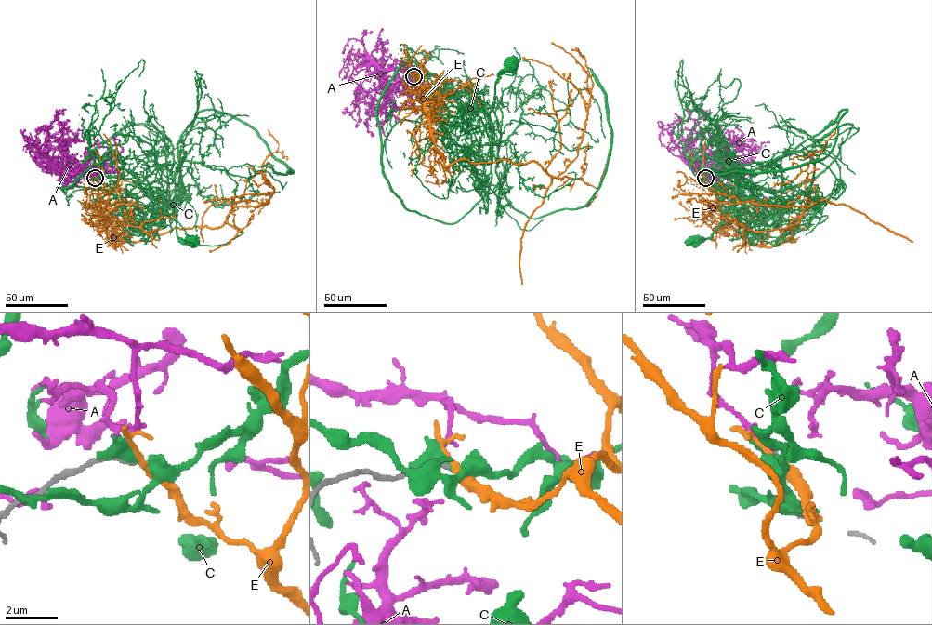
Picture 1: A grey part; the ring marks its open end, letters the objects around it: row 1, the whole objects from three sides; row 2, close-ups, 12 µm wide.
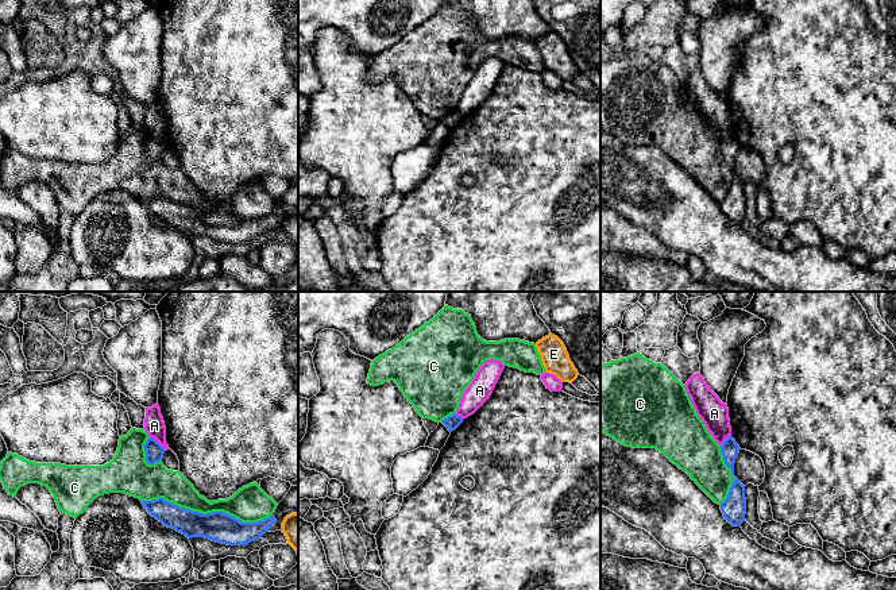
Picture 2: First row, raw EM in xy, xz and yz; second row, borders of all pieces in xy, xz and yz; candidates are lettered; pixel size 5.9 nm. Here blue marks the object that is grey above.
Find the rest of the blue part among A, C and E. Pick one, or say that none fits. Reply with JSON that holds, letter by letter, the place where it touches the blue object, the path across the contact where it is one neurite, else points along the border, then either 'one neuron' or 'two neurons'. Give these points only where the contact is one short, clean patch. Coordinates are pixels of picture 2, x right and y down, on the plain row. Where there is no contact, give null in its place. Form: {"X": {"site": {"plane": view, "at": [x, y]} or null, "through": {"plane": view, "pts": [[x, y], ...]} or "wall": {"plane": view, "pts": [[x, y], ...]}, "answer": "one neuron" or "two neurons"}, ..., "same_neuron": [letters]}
{"A": {"site": {"plane": "xy", "at": [157, 139]}, "wall": {"plane": "xy", "pts": [[149, 132], [165, 147]]}, "answer": "two neurons"}, "C": {"site": {"plane": "xy", "at": [208, 211]}, "answer": "two neurons"}, "E": {"site": null, "answer": "two neurons"}, "same_neuron": []}

